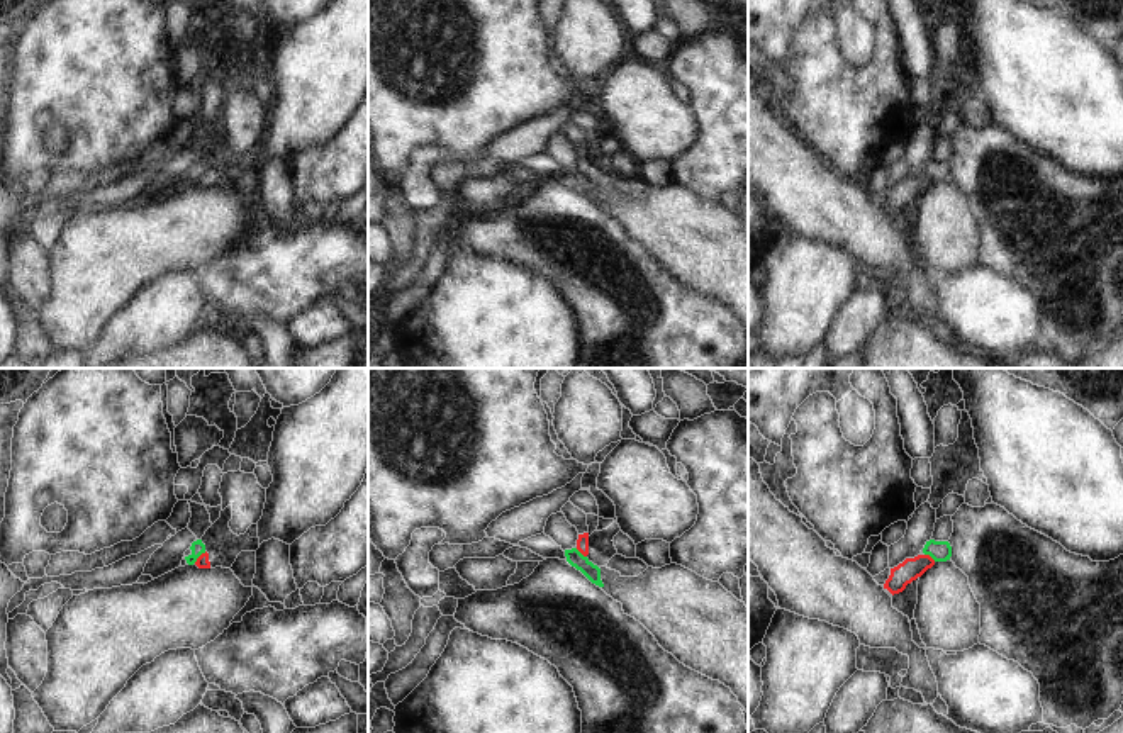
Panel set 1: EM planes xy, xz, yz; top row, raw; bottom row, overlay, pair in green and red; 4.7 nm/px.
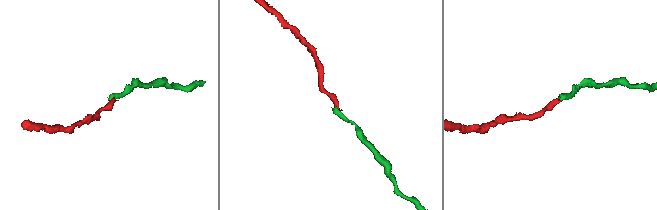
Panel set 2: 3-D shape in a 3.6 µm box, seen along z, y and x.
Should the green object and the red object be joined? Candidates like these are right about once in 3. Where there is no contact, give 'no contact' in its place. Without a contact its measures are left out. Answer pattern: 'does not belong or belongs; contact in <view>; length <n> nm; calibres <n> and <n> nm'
does not belong; contact in xy; length 80 nm; calibres 70 and 60 nm

